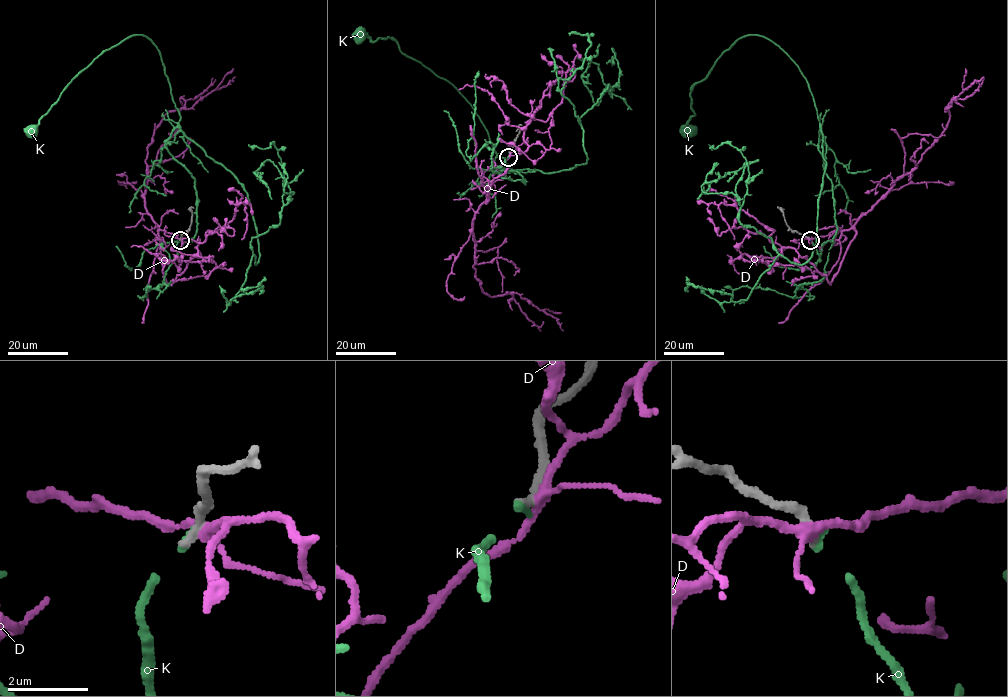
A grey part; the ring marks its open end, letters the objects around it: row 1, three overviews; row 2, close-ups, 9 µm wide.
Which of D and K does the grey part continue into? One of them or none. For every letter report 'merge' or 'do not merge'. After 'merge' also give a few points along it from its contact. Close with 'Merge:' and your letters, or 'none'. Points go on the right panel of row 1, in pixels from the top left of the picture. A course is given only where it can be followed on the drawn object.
D: do not merge
K: merge | via (810, 240), (820, 260), (837, 230), (835, 199), (808, 83), (784, 52), (741, 36), (693, 86), (687, 132)
Merge: K

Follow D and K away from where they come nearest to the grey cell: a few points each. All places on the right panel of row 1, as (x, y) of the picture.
D: (810, 239), (855, 232), (830, 283), (792, 248), (772, 243), (773, 229), (721, 203), (734, 240)
K: (810, 240), (820, 260), (837, 230), (835, 199), (808, 83), (784, 52), (741, 36), (693, 86), (687, 132)

